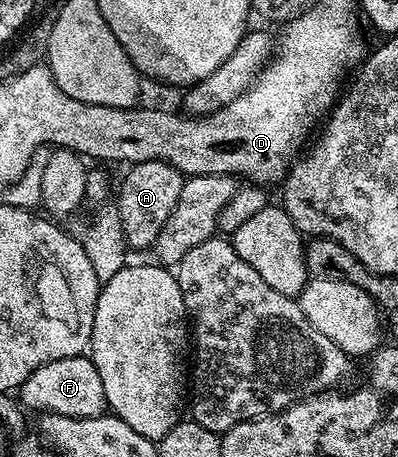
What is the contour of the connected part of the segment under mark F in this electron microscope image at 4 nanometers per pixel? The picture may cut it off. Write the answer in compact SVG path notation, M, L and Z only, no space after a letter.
M87 354L44 364L29 374L17 389L17 396L24 409L36 408L39 414L56 412L69 418L93 418L105 412L101 374L97 374L97 366Z

